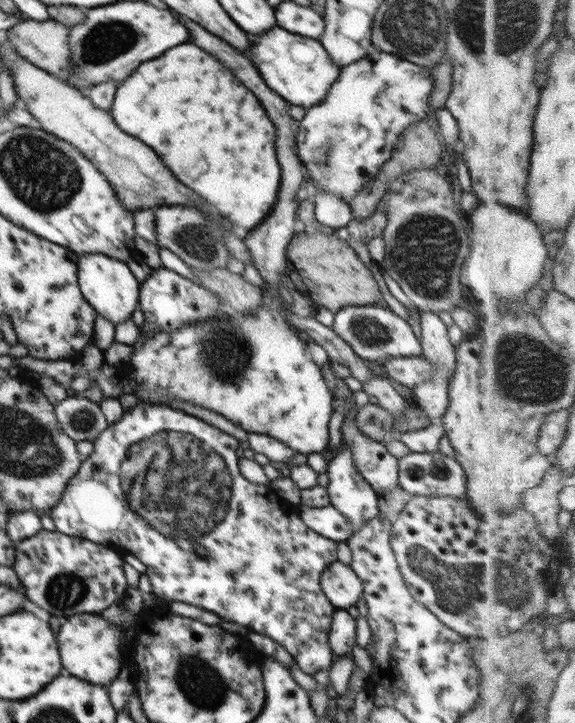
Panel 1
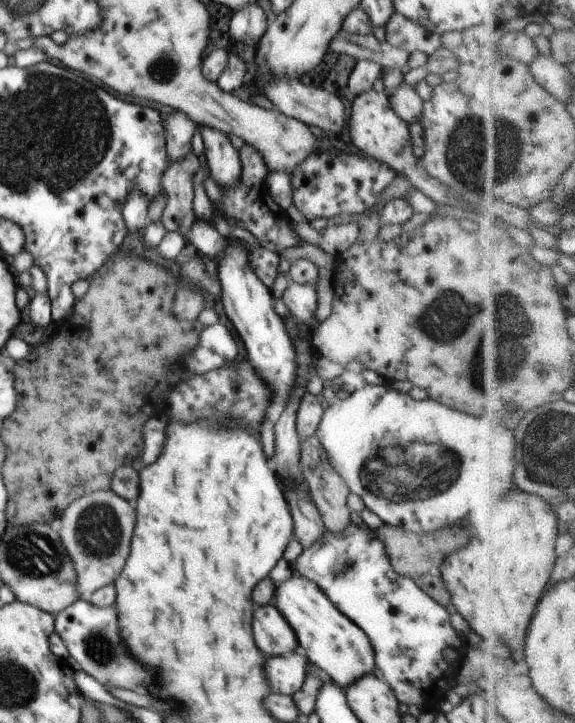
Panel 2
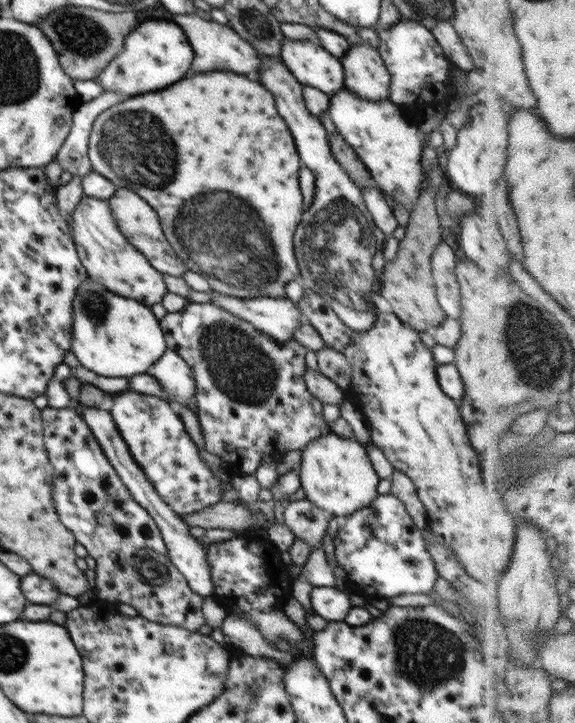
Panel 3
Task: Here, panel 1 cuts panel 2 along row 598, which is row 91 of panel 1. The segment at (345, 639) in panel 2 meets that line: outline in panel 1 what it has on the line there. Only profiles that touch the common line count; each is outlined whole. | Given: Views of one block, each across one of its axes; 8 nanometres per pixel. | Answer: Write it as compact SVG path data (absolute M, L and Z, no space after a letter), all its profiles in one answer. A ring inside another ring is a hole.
M276 25L260 36L249 34L252 41L250 60L266 84L292 105L310 109L320 105L339 77L341 66L332 62L318 39L292 34Z

